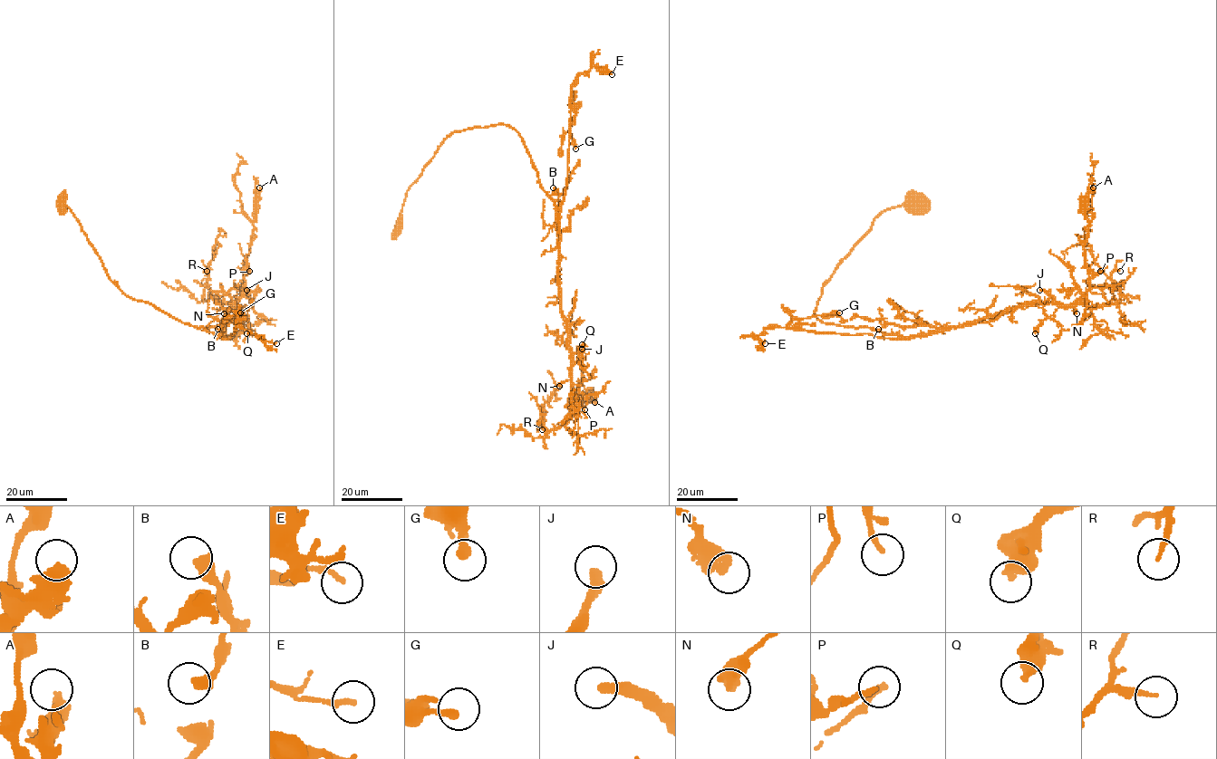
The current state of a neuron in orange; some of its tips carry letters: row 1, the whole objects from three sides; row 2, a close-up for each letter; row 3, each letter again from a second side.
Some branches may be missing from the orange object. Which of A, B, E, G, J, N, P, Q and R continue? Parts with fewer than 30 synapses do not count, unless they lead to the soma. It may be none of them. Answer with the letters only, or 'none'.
J

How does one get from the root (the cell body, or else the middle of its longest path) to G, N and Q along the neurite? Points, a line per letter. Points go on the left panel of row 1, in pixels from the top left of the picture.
G: (62, 207), (72, 211), (109, 277), (126, 295), (221, 338), (235, 332), (240, 320), (235, 314), (240, 312)
N: (62, 207), (66, 206), (72, 211), (109, 277), (126, 295), (221, 338), (223, 320), (236, 303), (224, 313)
Q: (62, 207), (72, 211), (109, 277), (126, 295), (221, 338), (223, 320), (237, 303), (246, 333)

